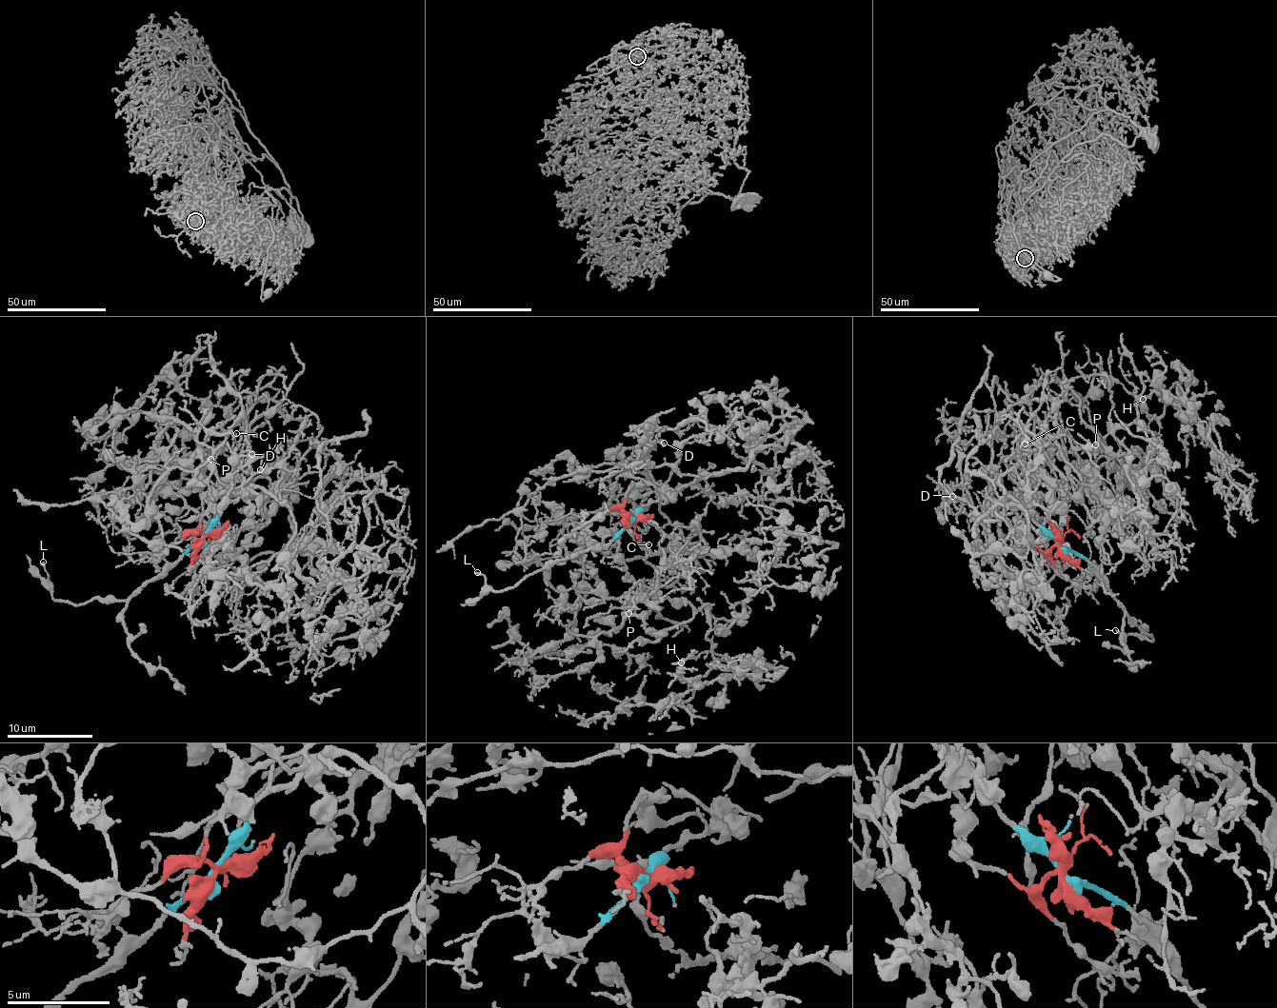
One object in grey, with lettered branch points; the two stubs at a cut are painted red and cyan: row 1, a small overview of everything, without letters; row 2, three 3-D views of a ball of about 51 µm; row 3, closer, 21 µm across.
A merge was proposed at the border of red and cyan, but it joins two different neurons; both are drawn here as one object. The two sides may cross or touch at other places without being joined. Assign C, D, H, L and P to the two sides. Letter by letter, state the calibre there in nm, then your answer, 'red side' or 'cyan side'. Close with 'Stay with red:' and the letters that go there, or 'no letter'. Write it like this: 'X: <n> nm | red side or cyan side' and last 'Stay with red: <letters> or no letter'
C: 80 nm | cyan side
D: 240 nm | red side
H: 140 nm | red side
L: 140 nm | cyan side
P: 550 nm | red side
Stay with red: D, H, P

